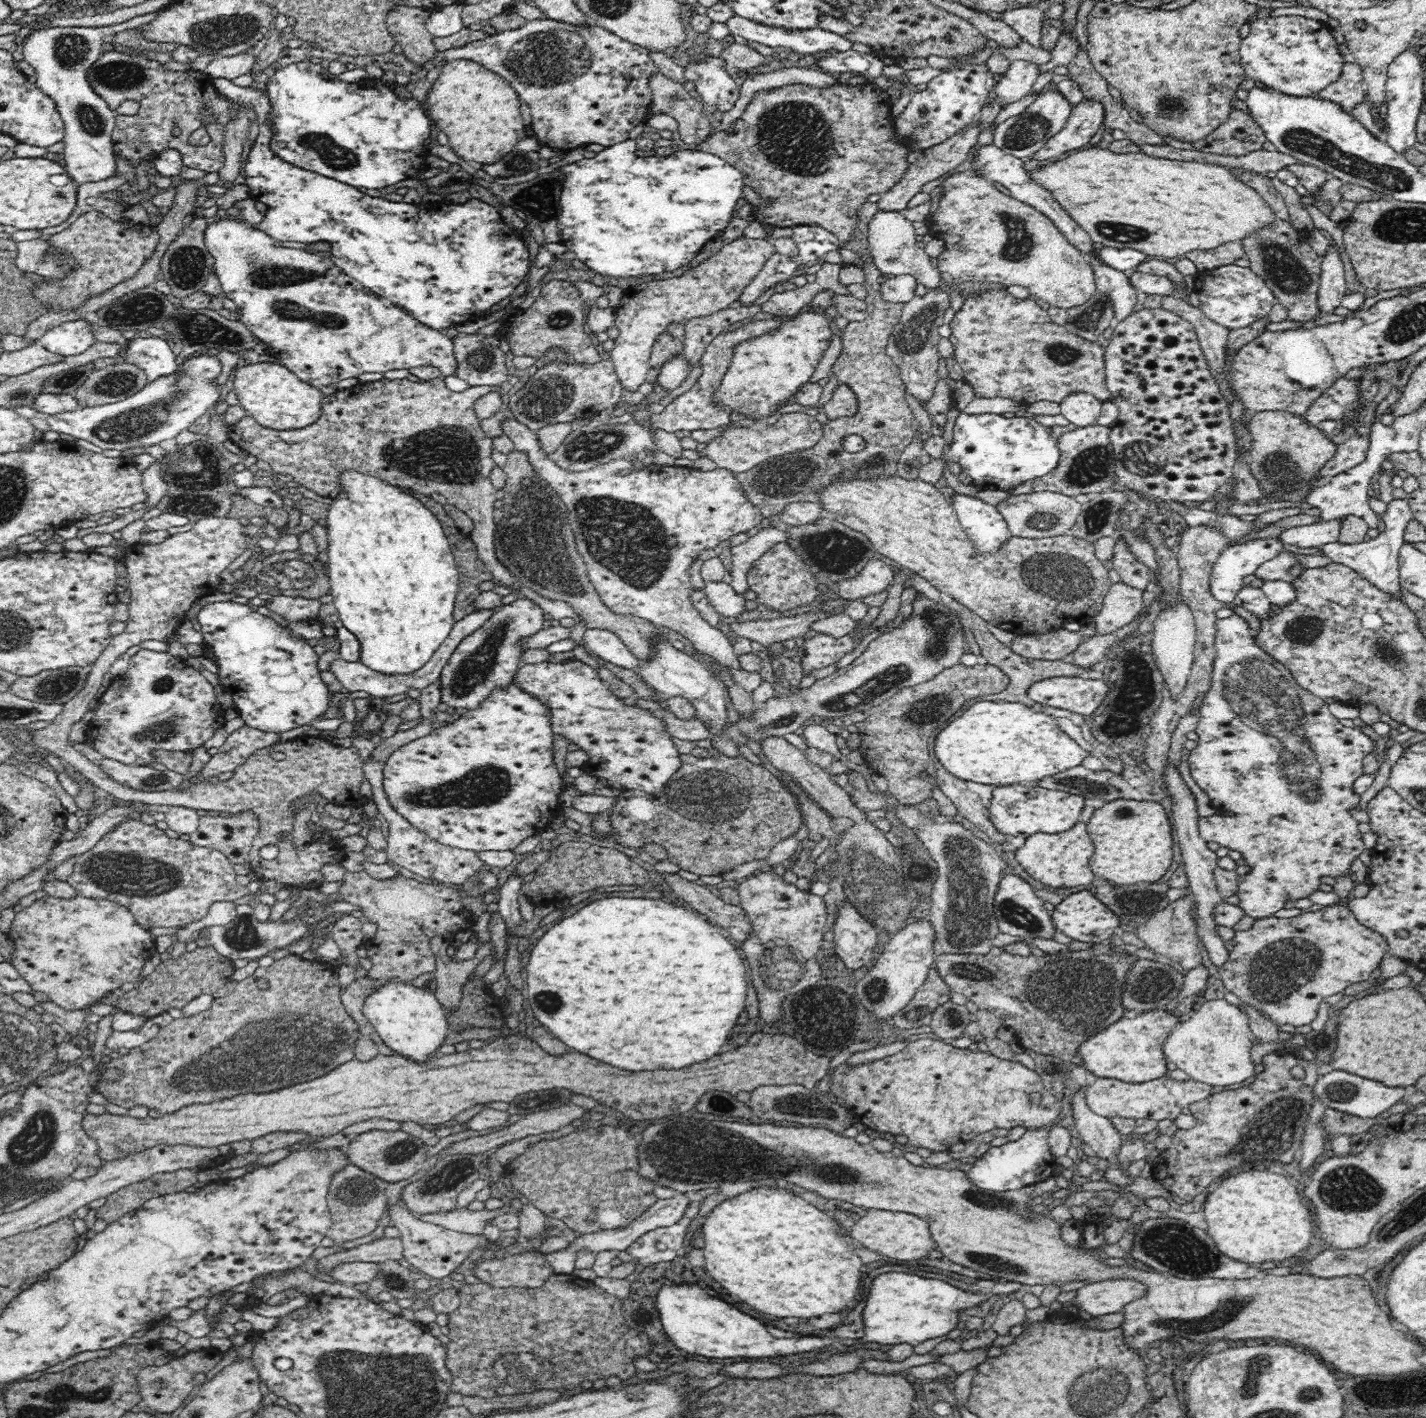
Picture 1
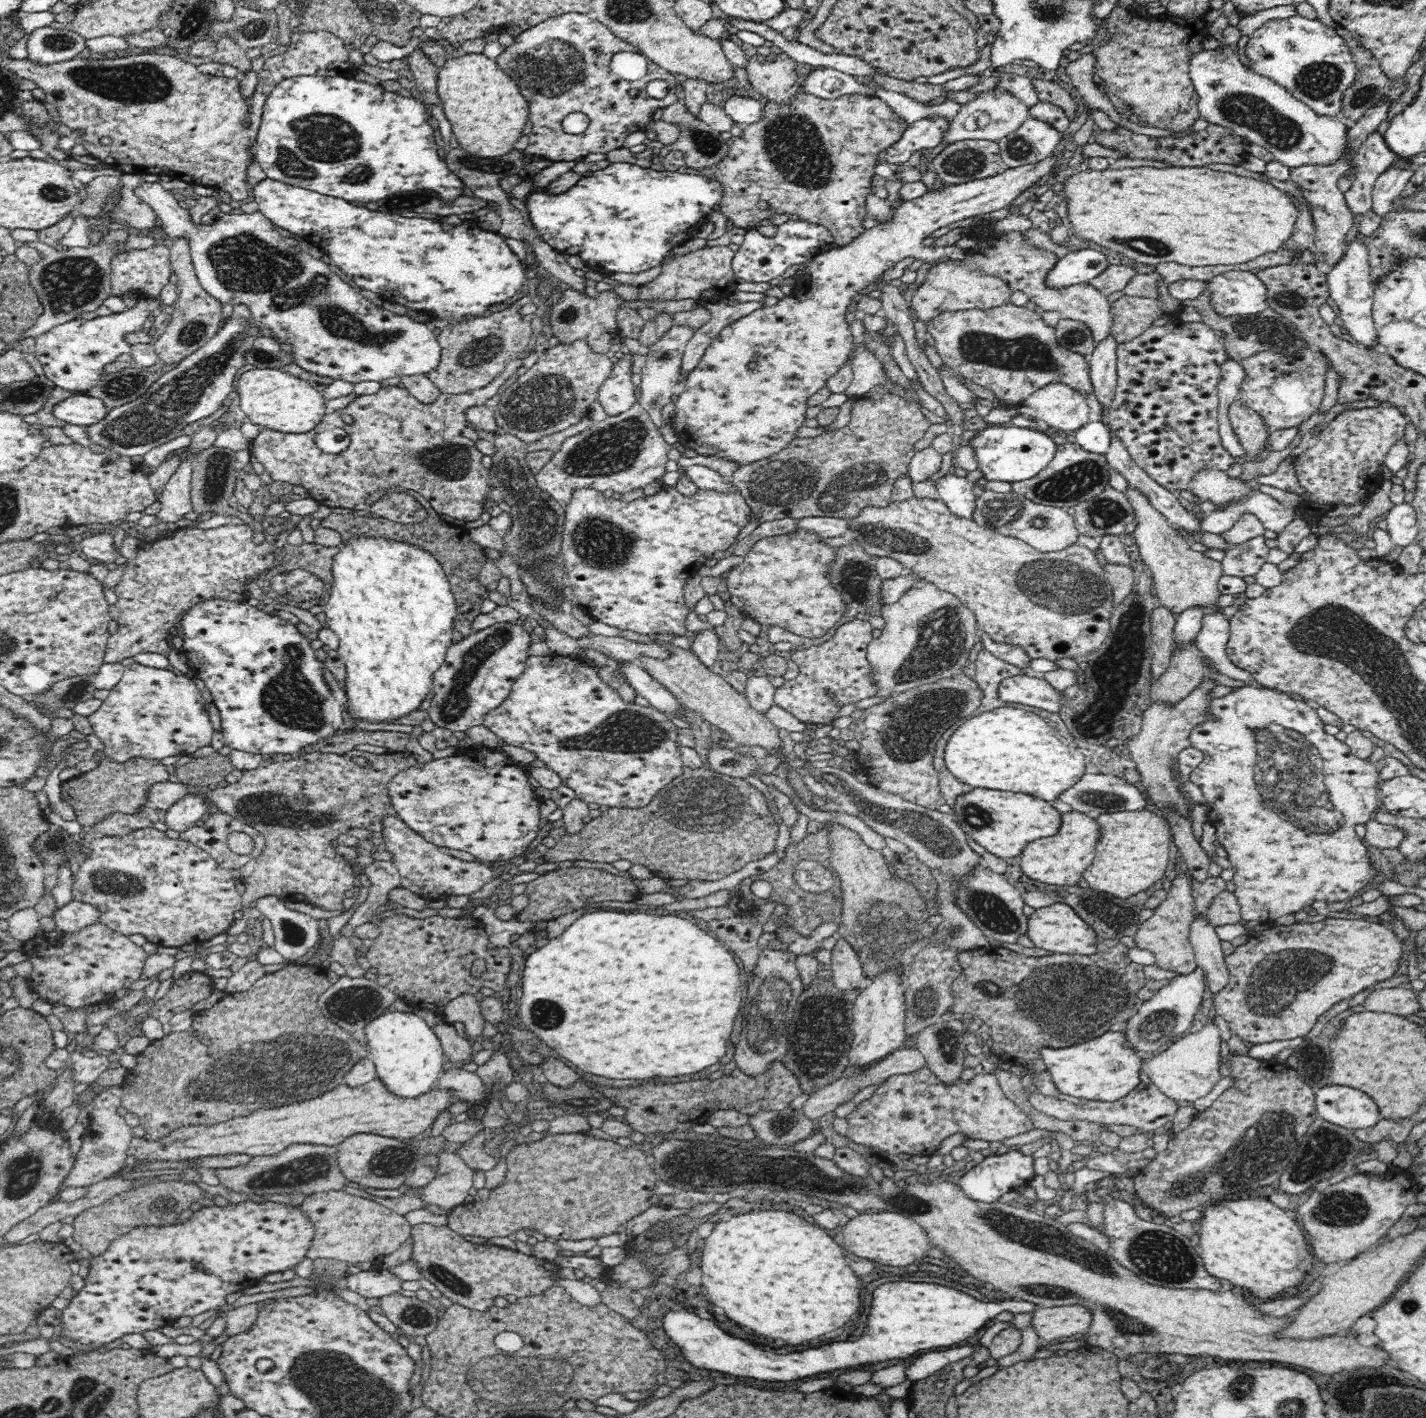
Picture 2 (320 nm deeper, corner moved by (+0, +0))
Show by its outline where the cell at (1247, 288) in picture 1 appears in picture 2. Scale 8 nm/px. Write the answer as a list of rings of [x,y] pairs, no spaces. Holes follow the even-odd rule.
[[[1228,271],[1207,283],[1213,309],[1222,316],[1255,315],[1269,308],[1267,286],[1257,274]]]

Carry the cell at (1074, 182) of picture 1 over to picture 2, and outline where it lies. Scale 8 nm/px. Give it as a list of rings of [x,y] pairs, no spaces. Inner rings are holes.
[[[1206,167],[1086,170],[1067,178],[1063,188],[1069,221],[1076,236],[1134,262],[1153,266],[1167,262],[1189,267],[1244,264],[1258,256],[1278,252],[1290,240],[1297,221],[1297,208],[1282,190],[1254,178],[1214,172]]]

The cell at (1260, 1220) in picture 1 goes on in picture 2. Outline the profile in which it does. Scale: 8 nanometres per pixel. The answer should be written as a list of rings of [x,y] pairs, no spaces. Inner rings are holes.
[[[1228,1200],[1218,1204],[1206,1205],[1202,1217],[1196,1227],[1199,1245],[1198,1253],[1202,1257],[1204,1269],[1218,1279],[1228,1280],[1233,1288],[1240,1286],[1242,1292],[1250,1292],[1262,1300],[1272,1300],[1268,1296],[1280,1296],[1282,1292],[1289,1292],[1291,1288],[1298,1286],[1304,1278],[1304,1272],[1308,1268],[1308,1246],[1304,1238],[1302,1226],[1292,1222],[1288,1218],[1288,1212],[1280,1210],[1268,1200]]]

